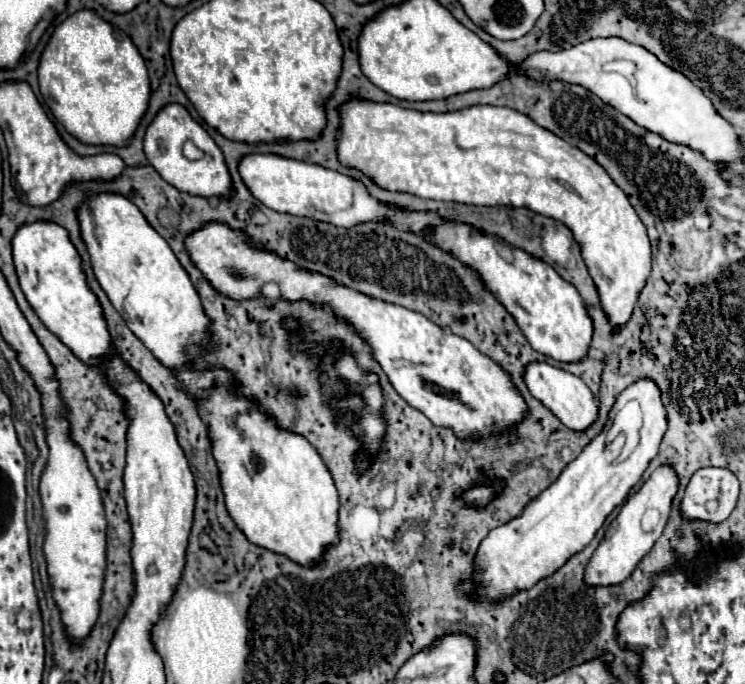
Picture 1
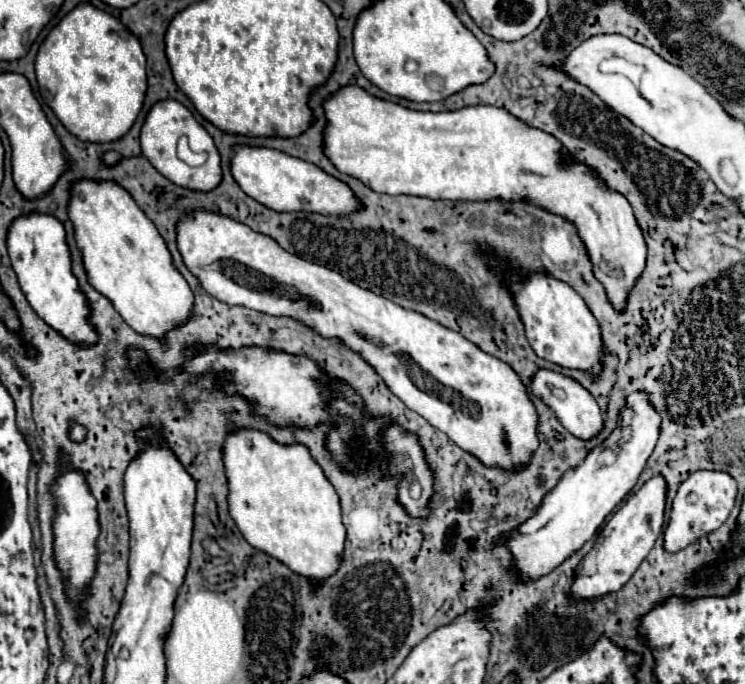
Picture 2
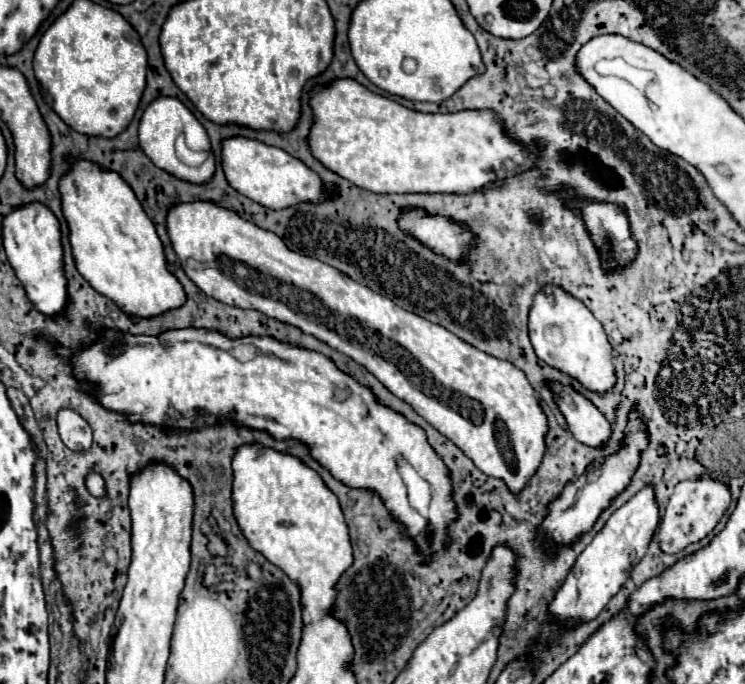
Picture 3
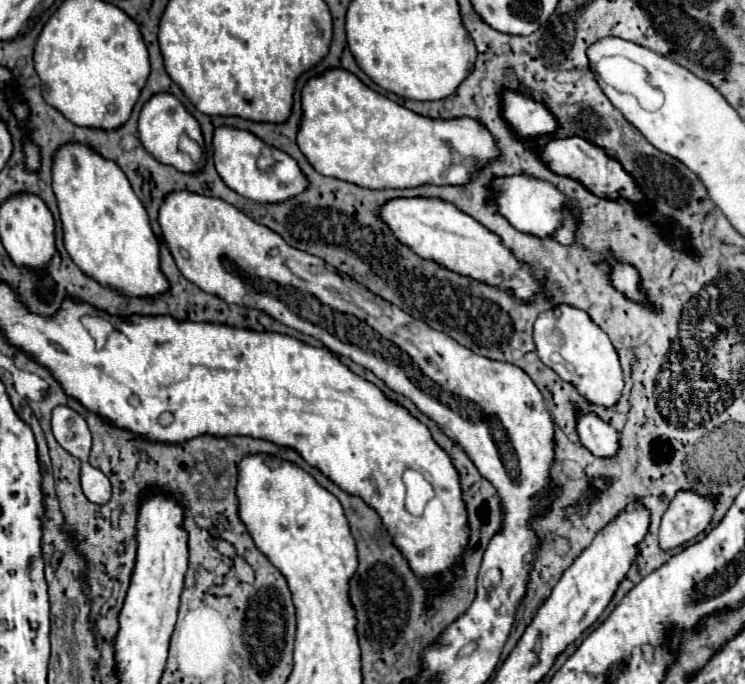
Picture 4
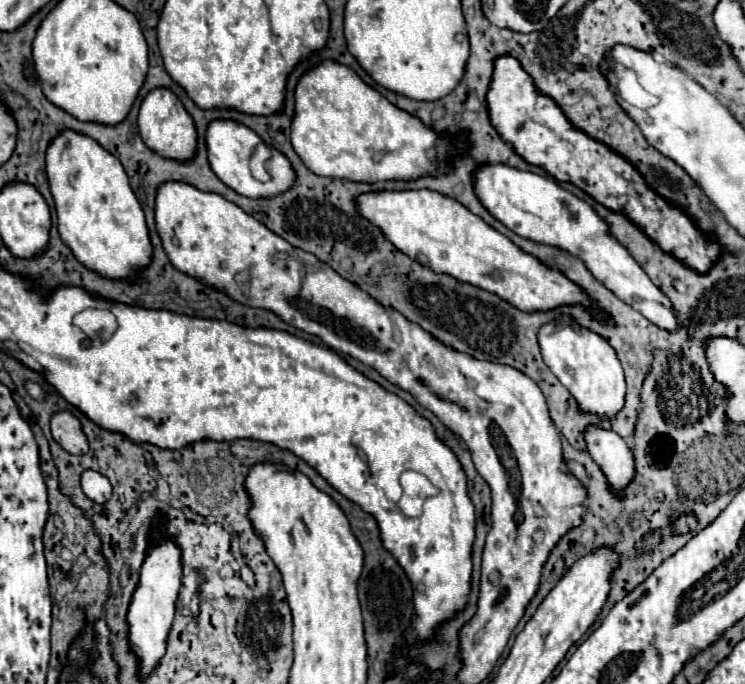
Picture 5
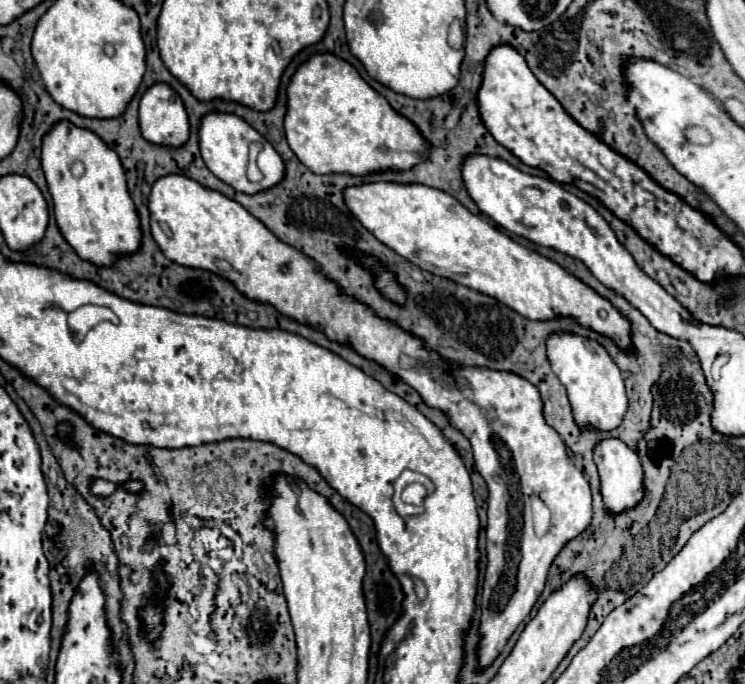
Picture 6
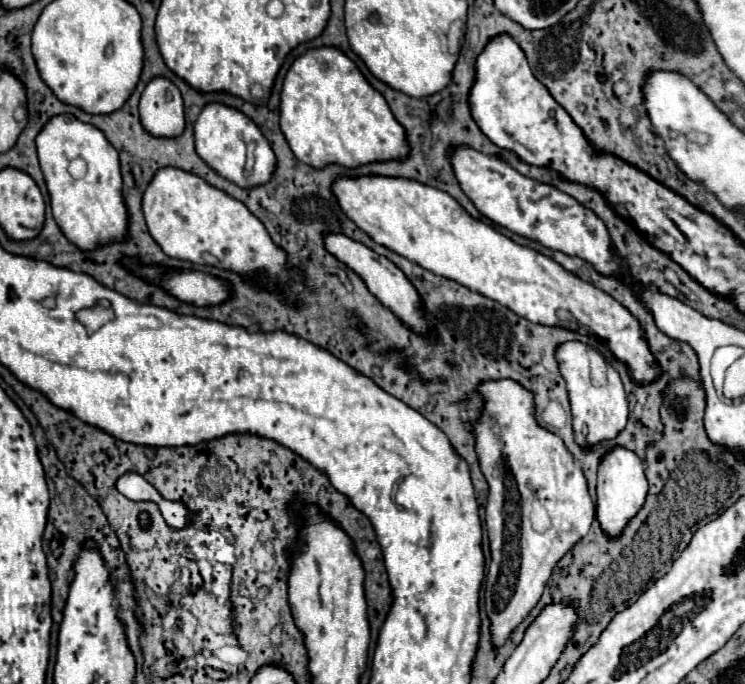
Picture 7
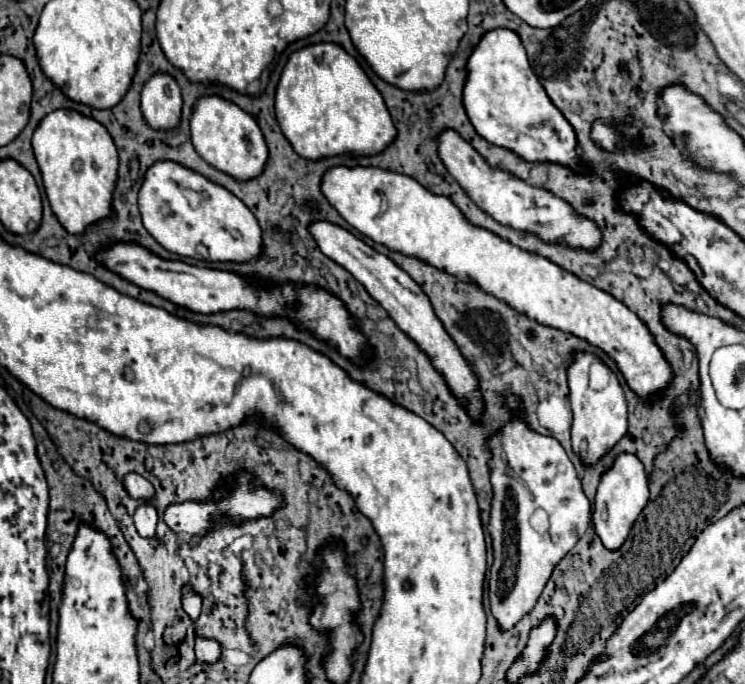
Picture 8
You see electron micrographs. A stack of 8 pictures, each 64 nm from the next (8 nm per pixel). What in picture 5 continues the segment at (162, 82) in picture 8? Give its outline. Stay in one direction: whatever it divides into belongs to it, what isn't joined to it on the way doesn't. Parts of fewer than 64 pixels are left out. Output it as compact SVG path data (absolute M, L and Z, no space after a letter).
M156 88L144 98L138 114L138 134L150 150L154 150L156 154L168 160L178 160L178 162L192 160L198 142L194 120L190 118L182 102L166 88Z

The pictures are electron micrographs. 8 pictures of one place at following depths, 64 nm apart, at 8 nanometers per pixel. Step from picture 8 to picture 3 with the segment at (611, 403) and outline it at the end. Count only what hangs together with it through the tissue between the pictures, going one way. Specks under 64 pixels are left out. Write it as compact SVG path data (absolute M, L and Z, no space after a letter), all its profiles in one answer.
M546 284L534 294L532 308L528 312L528 330L536 356L546 364L562 370L600 394L614 386L616 376L612 346L604 334L604 328L584 306L584 302L568 294L564 288Z

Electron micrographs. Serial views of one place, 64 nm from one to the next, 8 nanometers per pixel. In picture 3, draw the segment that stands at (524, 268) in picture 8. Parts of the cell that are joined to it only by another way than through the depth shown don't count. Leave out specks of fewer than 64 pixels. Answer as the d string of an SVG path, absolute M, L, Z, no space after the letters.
M420 208L402 210L398 222L406 234L412 234L412 238L424 242L424 246L432 246L432 250L448 258L462 258L474 242L472 232L466 228L454 224L450 218L426 214Z

